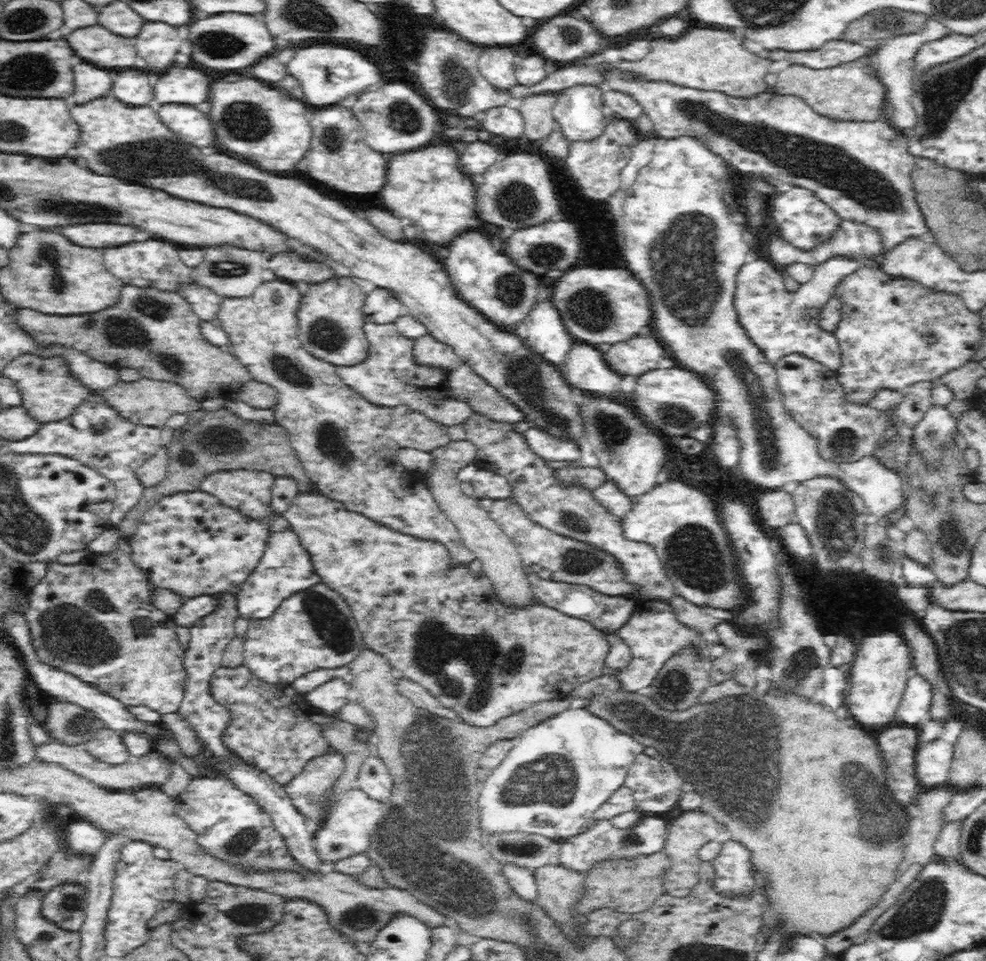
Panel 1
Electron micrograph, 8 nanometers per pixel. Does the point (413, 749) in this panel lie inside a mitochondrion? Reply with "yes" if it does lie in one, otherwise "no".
yes

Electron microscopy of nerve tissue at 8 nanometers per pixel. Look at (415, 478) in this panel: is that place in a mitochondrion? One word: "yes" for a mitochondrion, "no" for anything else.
no

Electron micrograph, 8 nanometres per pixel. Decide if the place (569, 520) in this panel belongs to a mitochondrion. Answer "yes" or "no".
yes

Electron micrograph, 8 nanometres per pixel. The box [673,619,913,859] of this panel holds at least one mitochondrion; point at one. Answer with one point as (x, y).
(860, 784)

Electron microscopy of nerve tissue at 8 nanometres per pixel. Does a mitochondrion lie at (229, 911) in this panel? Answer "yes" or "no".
yes

